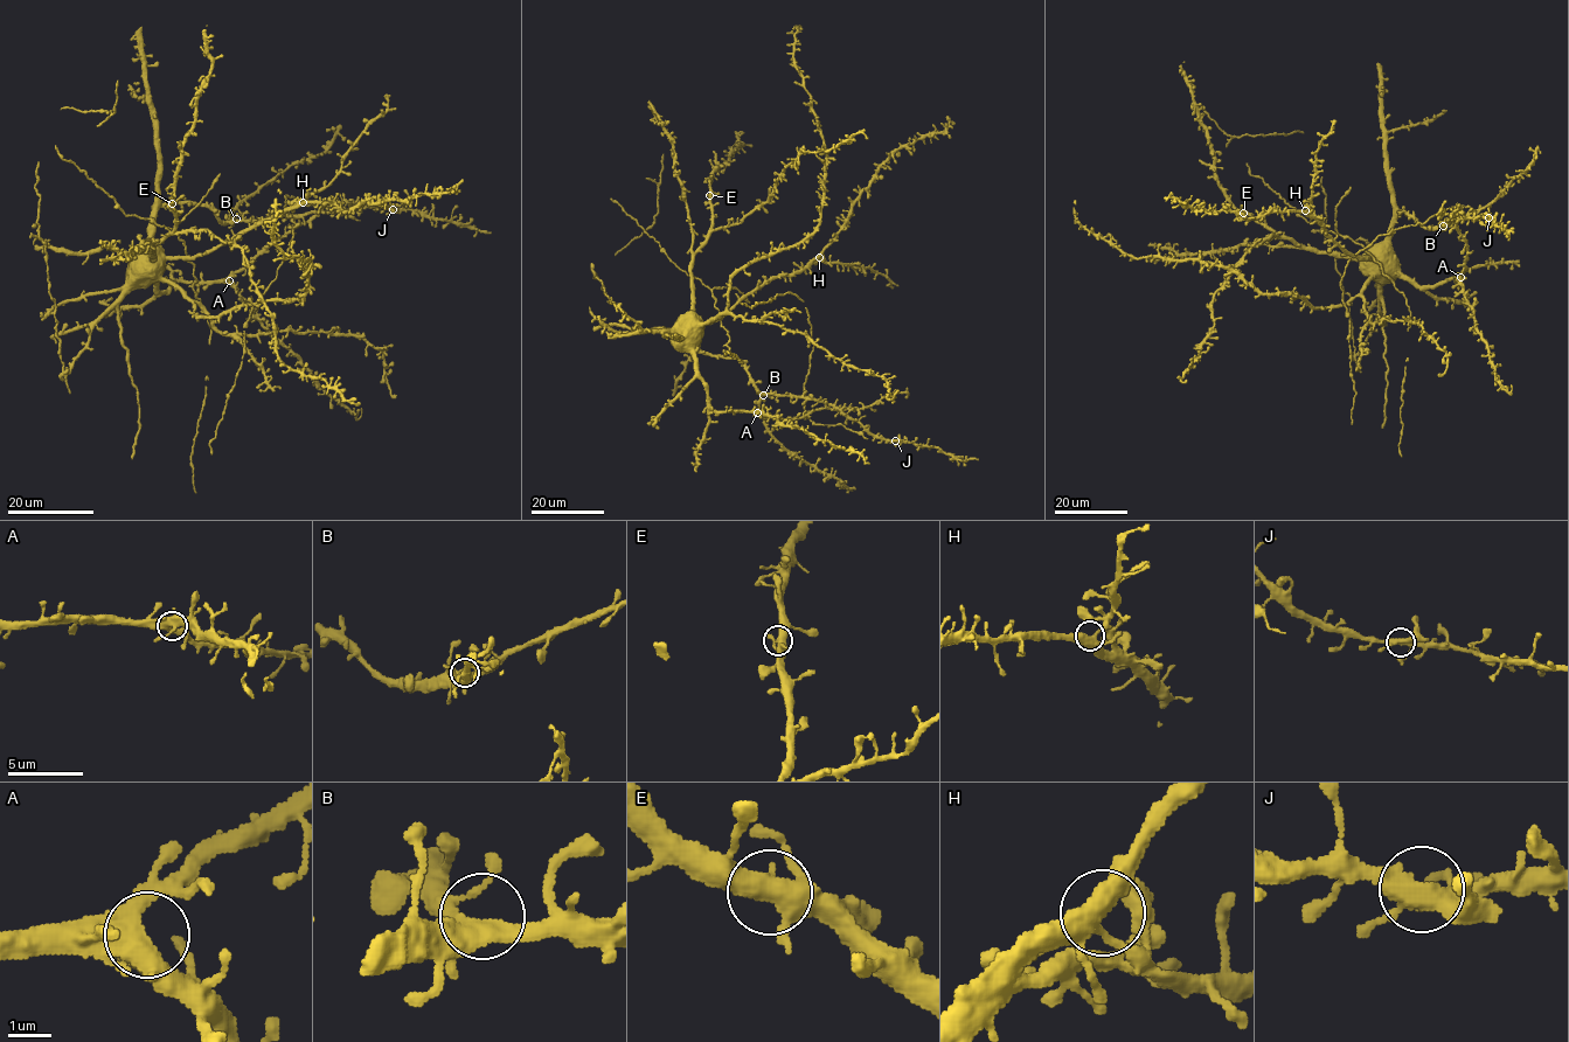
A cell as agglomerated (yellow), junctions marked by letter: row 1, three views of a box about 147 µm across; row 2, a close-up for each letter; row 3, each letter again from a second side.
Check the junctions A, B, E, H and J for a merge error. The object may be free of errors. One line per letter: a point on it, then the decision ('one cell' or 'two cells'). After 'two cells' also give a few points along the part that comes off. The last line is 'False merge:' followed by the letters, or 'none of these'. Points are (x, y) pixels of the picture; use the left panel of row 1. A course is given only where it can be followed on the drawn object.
A: (229, 280) | one cell
B: (236, 219) | one cell
E: (172, 203) | one cell
H: (303, 202) | one cell
J: (393, 209) | one cell
False merge: none of these

